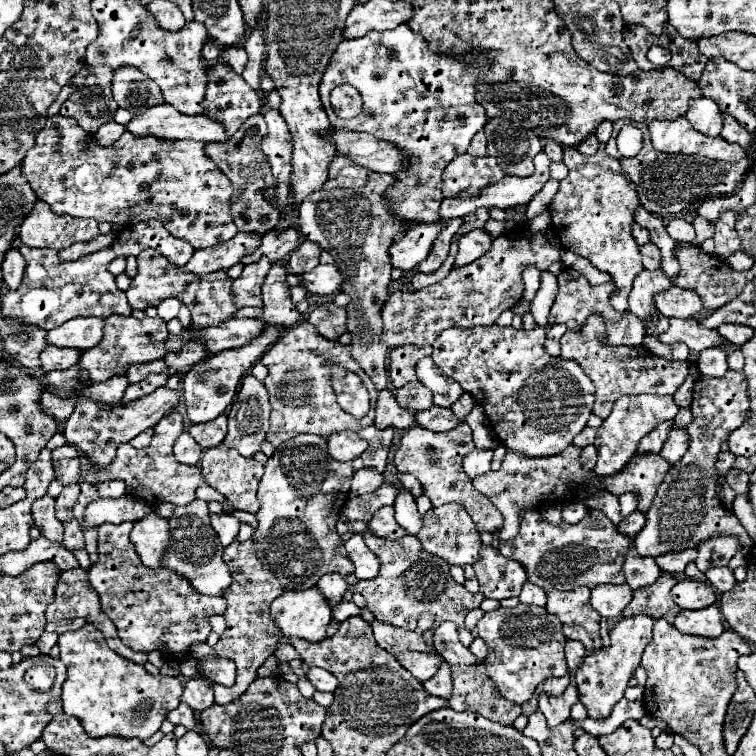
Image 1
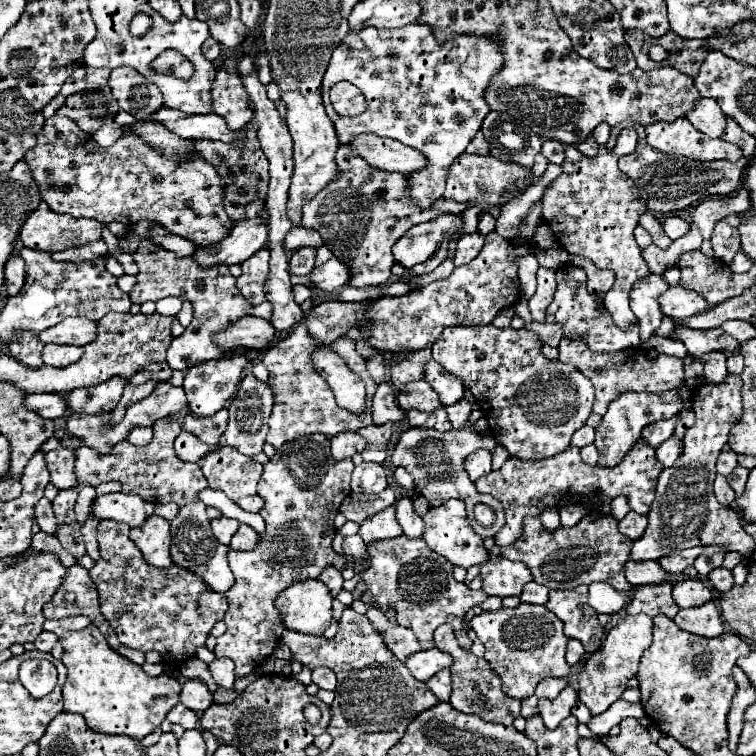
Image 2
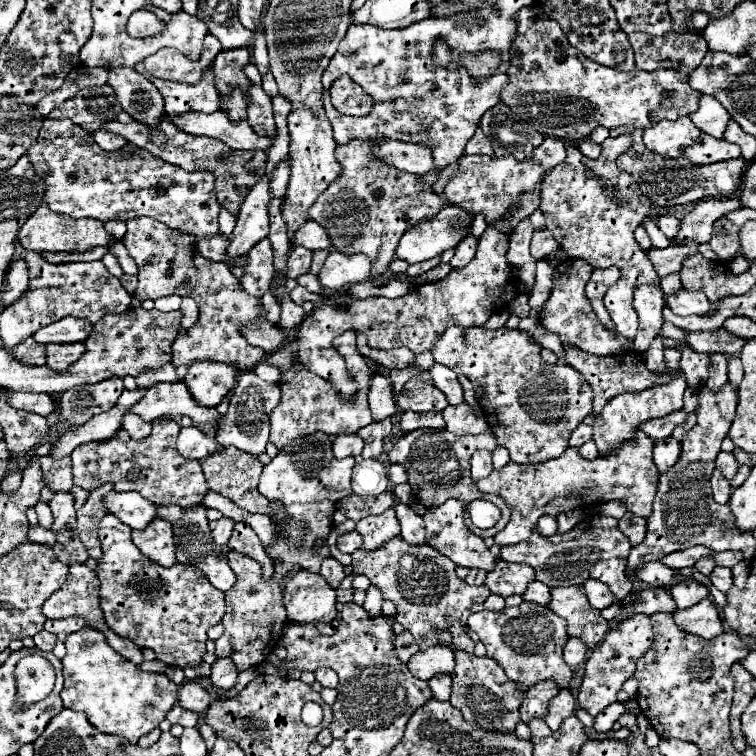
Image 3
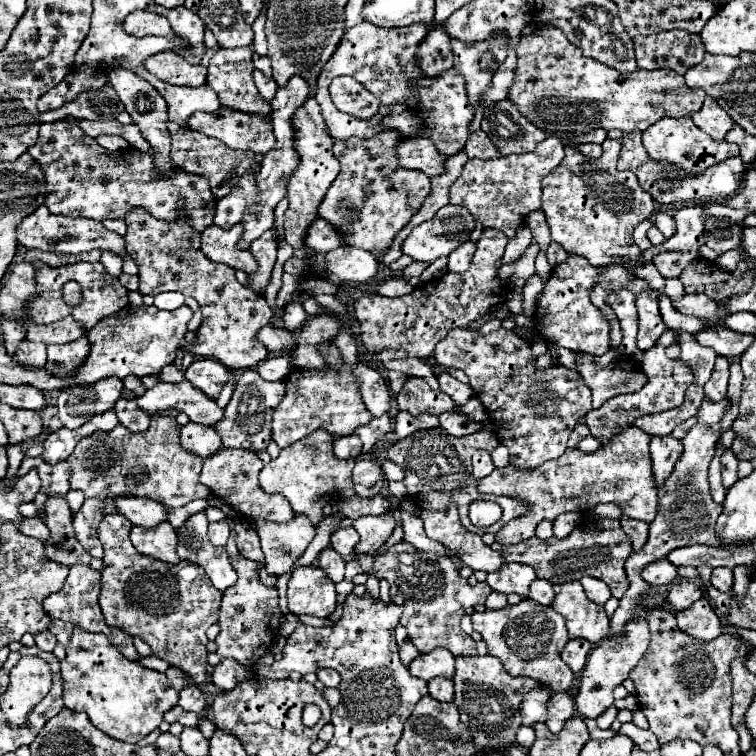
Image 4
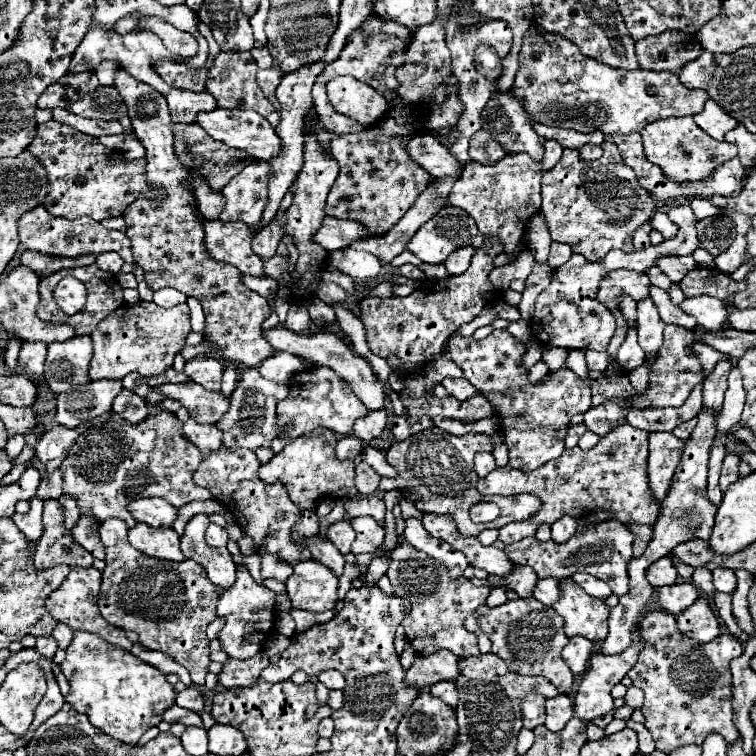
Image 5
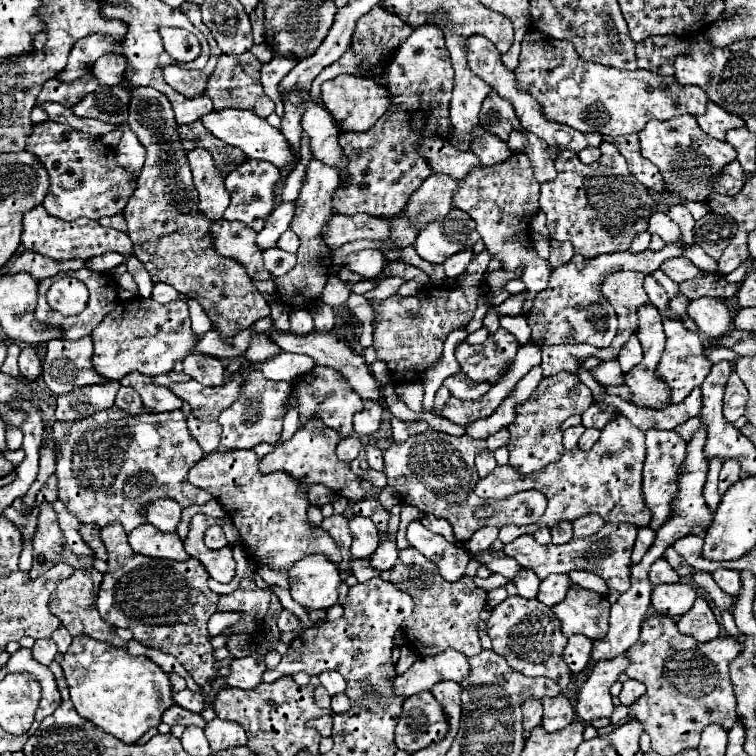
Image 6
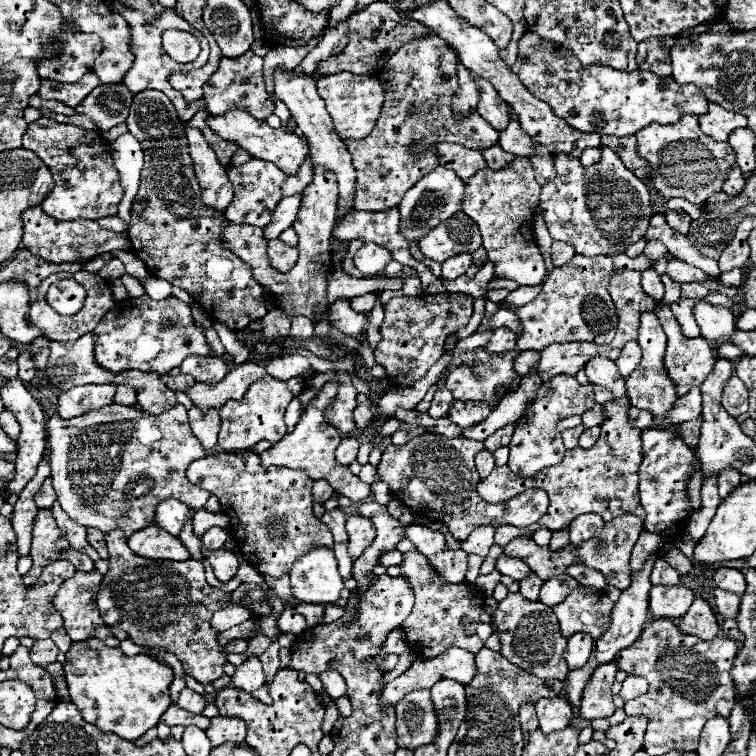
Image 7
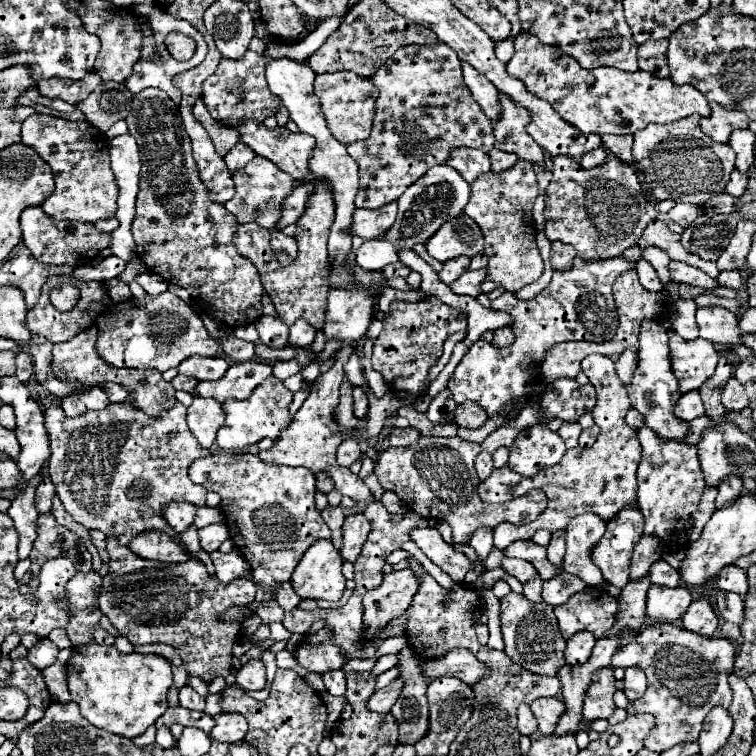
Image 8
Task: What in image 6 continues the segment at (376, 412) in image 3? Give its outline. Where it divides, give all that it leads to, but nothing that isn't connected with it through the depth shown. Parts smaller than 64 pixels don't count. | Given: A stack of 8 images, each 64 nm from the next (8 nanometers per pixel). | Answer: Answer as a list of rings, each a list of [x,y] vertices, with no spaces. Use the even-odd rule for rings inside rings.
[[[270,330],[268,332],[270,340],[282,348],[284,352],[294,352],[294,354],[304,354],[310,356],[318,366],[330,366],[336,372],[340,372],[348,384],[352,386],[352,390],[362,398],[362,400],[370,400],[370,402],[378,402],[380,400],[380,382],[376,382],[376,378],[370,372],[370,366],[364,362],[364,358],[360,354],[356,354],[336,332],[310,332],[310,336],[294,336],[292,332],[278,332],[278,330]]]

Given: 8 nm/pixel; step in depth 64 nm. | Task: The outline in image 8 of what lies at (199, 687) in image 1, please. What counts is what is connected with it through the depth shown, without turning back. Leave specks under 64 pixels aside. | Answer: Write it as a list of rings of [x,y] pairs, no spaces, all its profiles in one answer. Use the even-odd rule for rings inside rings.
[[[184,686],[180,690],[180,706],[188,710],[204,710],[204,698],[190,686]]]

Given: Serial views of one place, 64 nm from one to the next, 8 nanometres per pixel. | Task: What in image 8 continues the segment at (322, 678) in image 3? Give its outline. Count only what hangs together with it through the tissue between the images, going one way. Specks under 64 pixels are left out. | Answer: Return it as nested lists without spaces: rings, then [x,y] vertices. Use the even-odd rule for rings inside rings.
[[[332,670],[322,674],[324,678],[324,686],[332,696],[344,696],[346,692],[346,680],[344,680],[344,672],[342,670]]]

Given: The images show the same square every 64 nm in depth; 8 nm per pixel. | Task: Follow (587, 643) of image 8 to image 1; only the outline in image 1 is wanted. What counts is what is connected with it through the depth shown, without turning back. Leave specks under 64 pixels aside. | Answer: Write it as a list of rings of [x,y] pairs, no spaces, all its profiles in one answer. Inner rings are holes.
[[[568,640],[566,646],[564,646],[564,654],[566,654],[566,662],[568,662],[570,672],[574,672],[582,664],[582,660],[586,656],[586,648],[582,644],[578,644],[578,642]]]

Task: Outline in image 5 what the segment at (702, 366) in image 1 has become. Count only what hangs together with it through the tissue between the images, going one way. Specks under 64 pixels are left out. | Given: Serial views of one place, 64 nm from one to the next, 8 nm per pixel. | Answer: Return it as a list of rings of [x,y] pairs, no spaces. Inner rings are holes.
[[[720,360],[716,368],[712,370],[712,374],[704,380],[704,406],[712,408],[716,416],[720,414],[720,408],[724,402],[724,392],[728,388],[726,378],[728,378],[730,368],[732,368],[730,360]]]

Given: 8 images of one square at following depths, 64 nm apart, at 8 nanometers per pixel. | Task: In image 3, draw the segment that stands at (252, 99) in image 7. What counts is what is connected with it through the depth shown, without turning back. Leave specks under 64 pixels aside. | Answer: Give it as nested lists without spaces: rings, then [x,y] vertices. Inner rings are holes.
[[[240,48],[240,50],[224,50],[216,56],[212,62],[214,78],[216,78],[216,88],[220,94],[230,94],[232,88],[240,88],[248,96],[248,86],[252,84],[244,76],[244,64],[250,62],[250,52]]]

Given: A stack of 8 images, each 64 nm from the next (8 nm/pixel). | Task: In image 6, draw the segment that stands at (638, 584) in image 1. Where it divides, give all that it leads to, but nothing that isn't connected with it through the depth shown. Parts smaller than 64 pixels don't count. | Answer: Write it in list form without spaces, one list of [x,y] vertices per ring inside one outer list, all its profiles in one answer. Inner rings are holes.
[[[660,558],[654,566],[650,566],[648,578],[650,578],[650,582],[652,582],[654,586],[658,586],[658,584],[674,584],[674,582],[680,582],[680,576],[676,574],[676,570],[674,570],[664,558]]]

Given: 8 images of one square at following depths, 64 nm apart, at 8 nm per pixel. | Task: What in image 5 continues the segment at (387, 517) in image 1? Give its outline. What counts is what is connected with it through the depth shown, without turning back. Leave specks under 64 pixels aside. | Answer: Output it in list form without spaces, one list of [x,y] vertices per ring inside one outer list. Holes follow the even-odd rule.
[[[362,516],[362,518],[352,518],[350,520],[352,528],[356,530],[356,540],[352,544],[352,554],[366,554],[366,552],[374,552],[386,536],[386,530],[382,524],[378,524],[374,518]]]

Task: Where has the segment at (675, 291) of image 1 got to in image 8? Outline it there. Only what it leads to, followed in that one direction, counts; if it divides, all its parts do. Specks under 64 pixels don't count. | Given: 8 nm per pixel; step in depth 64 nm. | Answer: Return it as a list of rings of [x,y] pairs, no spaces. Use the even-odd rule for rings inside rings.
[[[718,306],[698,308],[696,322],[700,326],[700,338],[710,340],[712,344],[730,348],[740,342],[738,318],[726,308],[718,308]]]

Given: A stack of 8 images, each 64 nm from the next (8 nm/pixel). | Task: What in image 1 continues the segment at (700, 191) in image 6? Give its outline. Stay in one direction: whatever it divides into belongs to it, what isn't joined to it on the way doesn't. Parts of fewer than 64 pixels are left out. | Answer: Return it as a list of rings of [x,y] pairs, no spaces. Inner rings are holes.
[[[686,118],[672,122],[650,122],[652,144],[660,152],[680,152],[680,154],[700,154],[712,160],[738,162],[746,156],[740,144],[730,144],[720,136],[710,138],[696,132]]]

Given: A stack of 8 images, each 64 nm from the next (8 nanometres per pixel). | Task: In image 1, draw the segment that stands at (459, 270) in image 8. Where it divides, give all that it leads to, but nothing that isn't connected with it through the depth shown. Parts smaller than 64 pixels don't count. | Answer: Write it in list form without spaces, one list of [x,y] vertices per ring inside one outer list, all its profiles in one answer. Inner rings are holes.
[[[472,230],[470,234],[460,238],[460,250],[458,250],[458,266],[466,266],[486,254],[490,250],[492,236],[486,230]]]

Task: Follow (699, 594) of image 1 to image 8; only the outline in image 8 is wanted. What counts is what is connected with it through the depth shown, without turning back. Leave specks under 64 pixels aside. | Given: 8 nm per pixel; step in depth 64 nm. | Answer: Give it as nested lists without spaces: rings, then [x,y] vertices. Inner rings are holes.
[[[650,586],[648,590],[648,608],[646,616],[652,620],[674,622],[684,616],[688,606],[692,604],[692,594],[686,586],[678,588],[664,588],[664,586]]]

